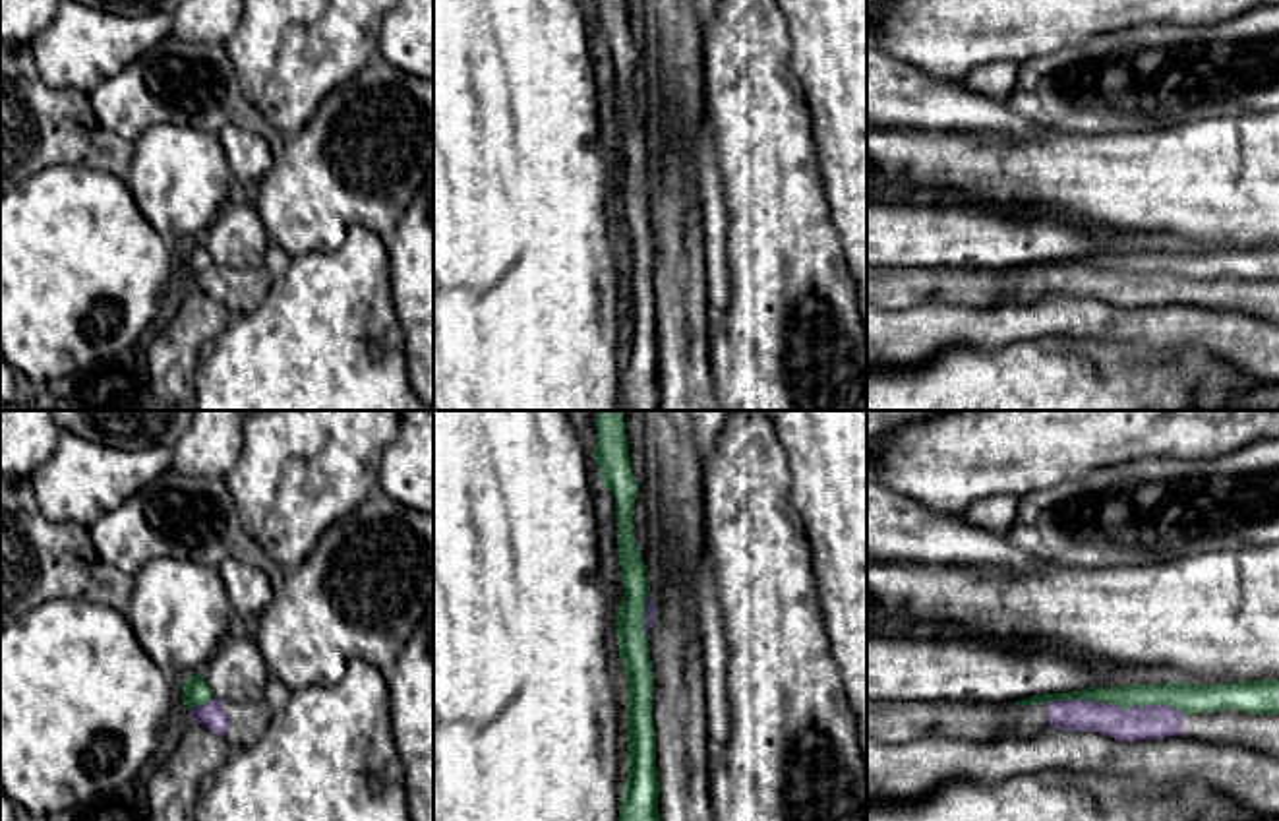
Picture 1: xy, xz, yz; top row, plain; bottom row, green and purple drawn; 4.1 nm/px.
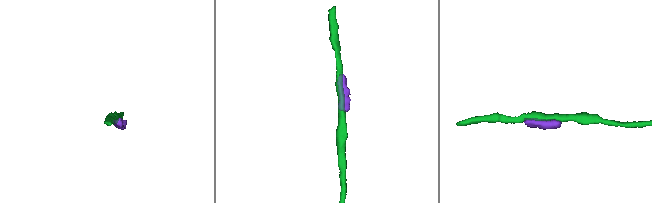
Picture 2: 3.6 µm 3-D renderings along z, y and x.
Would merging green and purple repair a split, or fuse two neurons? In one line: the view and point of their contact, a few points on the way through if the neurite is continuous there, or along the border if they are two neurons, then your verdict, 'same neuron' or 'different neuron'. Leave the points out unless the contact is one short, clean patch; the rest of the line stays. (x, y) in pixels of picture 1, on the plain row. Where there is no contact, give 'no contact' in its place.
meets green in yz at (1115, 270); different neuron

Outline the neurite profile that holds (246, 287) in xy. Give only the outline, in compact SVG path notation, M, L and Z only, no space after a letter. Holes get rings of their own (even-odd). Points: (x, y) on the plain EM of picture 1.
M213 263L205 271L190 275L190 285L209 298L223 302L234 319L253 312L267 298L273 277L265 265L230 269Z

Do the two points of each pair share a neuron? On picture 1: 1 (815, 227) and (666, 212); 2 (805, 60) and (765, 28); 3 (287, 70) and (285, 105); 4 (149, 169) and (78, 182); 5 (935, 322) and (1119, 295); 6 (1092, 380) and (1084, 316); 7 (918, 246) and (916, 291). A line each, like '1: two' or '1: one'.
1: two
2: two
3: one
4: two
5: two
6: two
7: two

